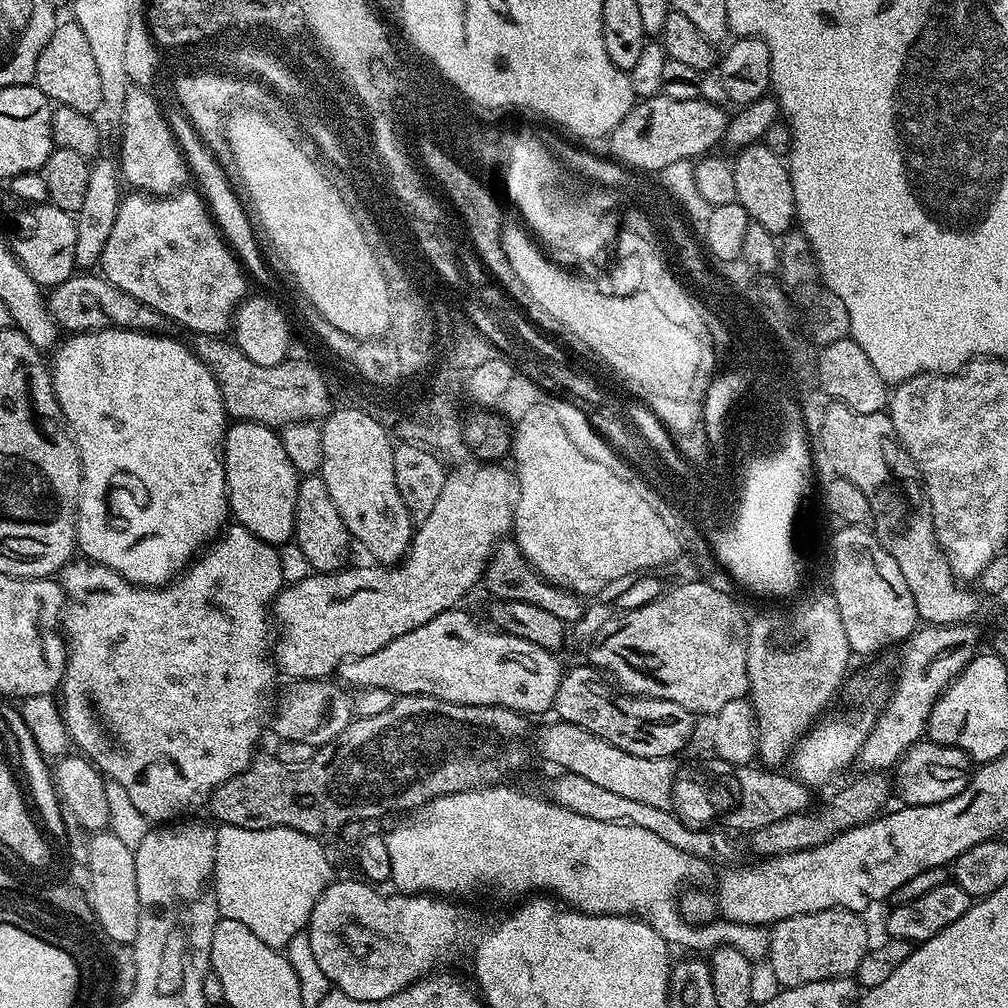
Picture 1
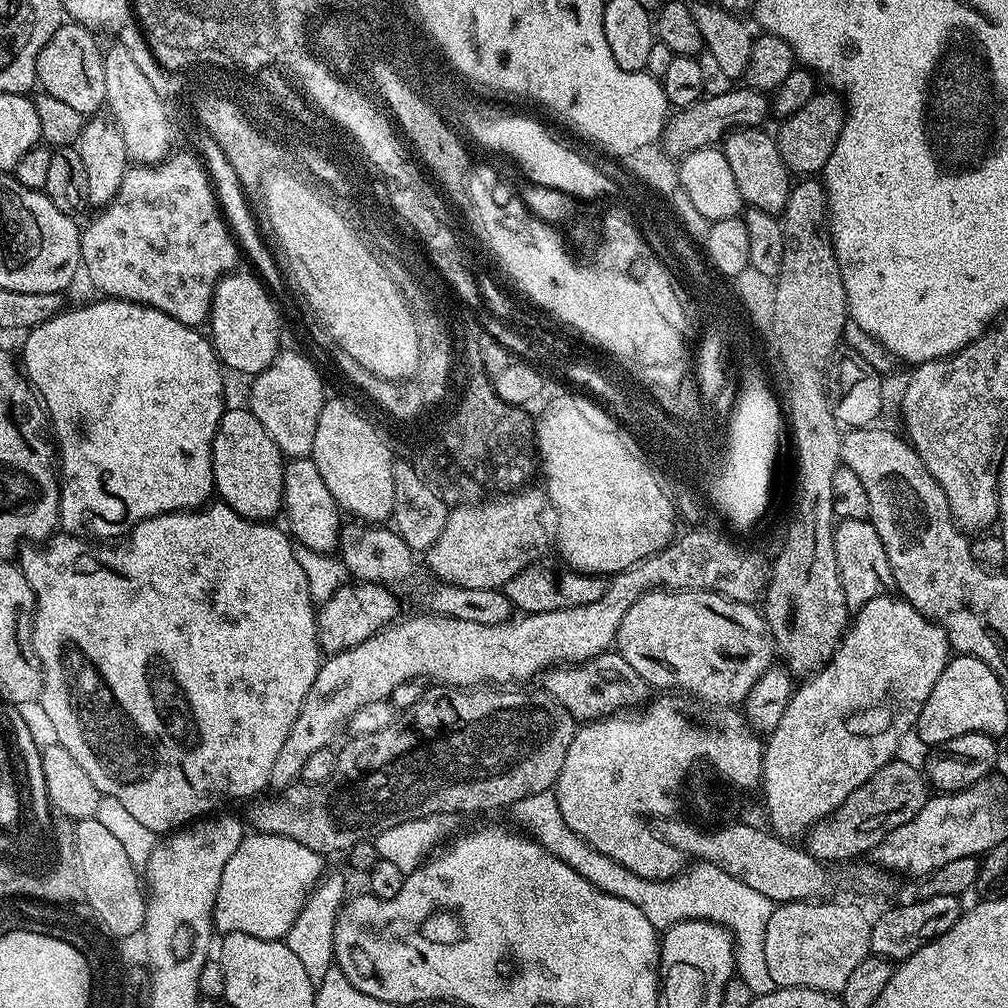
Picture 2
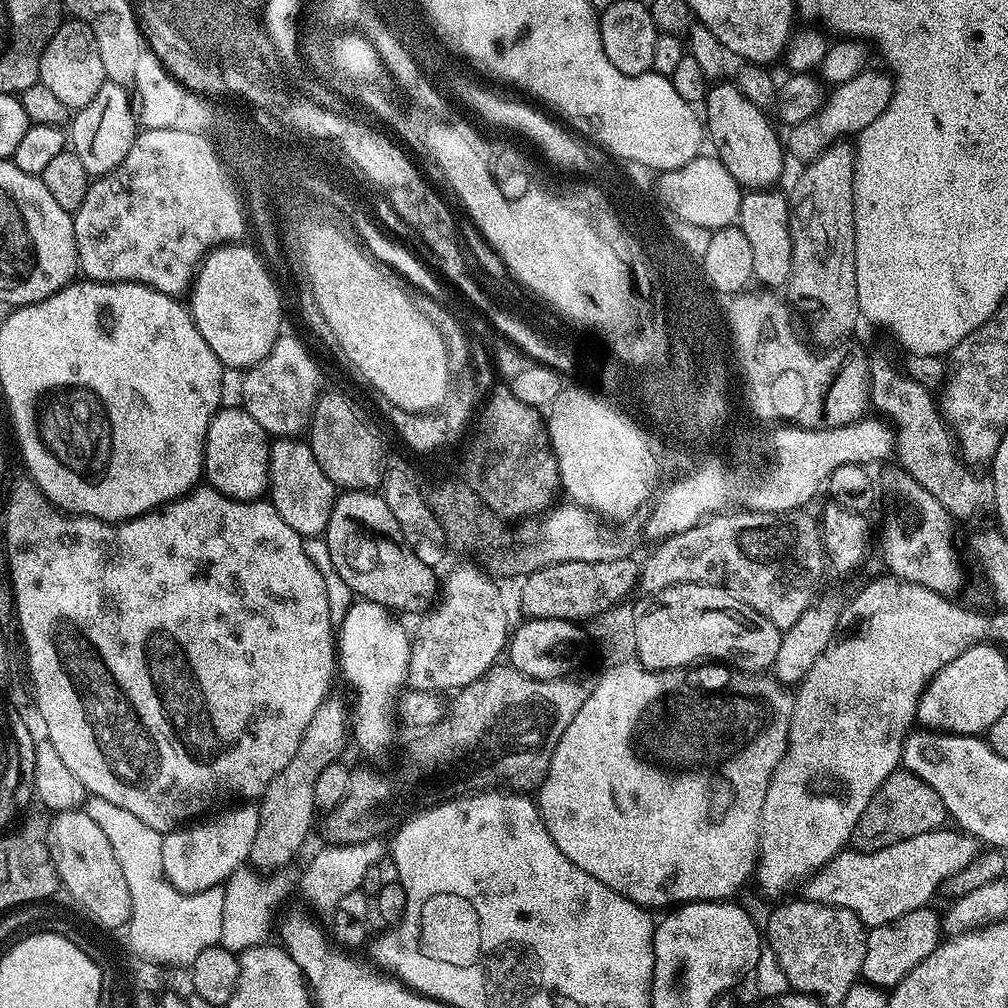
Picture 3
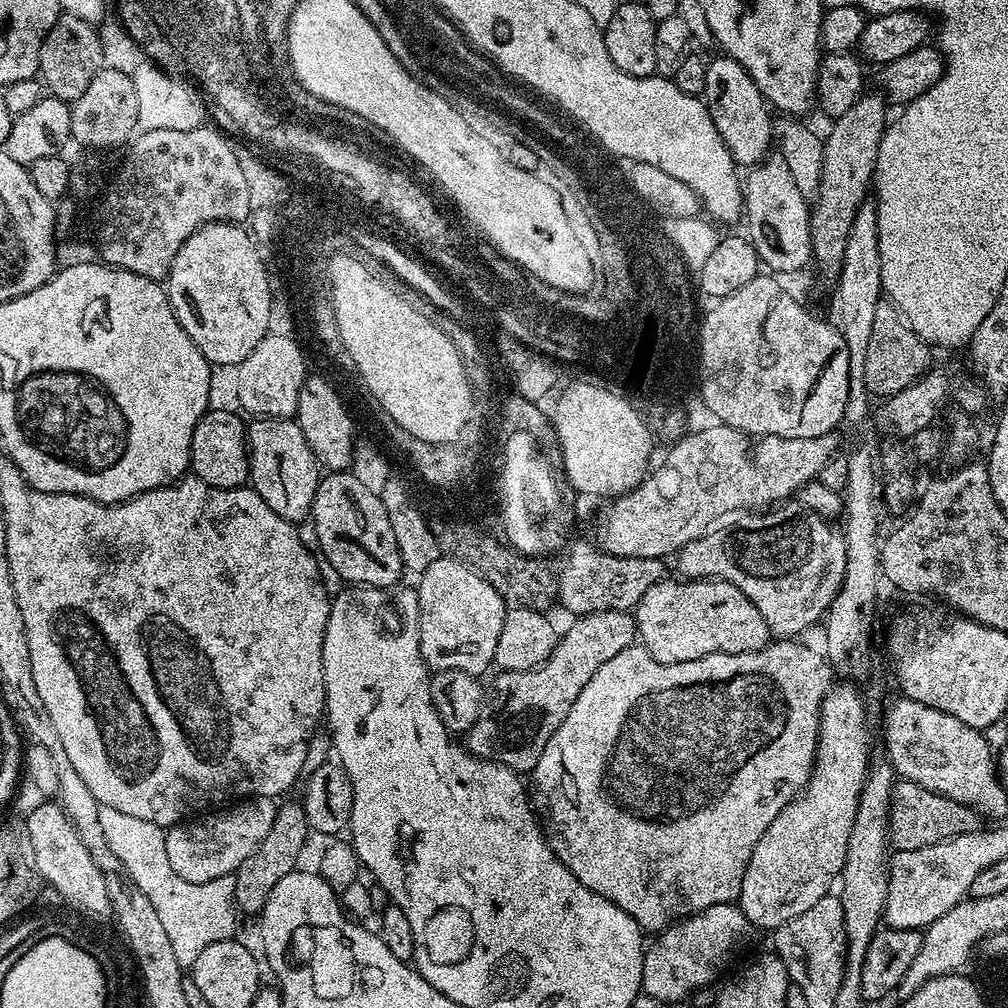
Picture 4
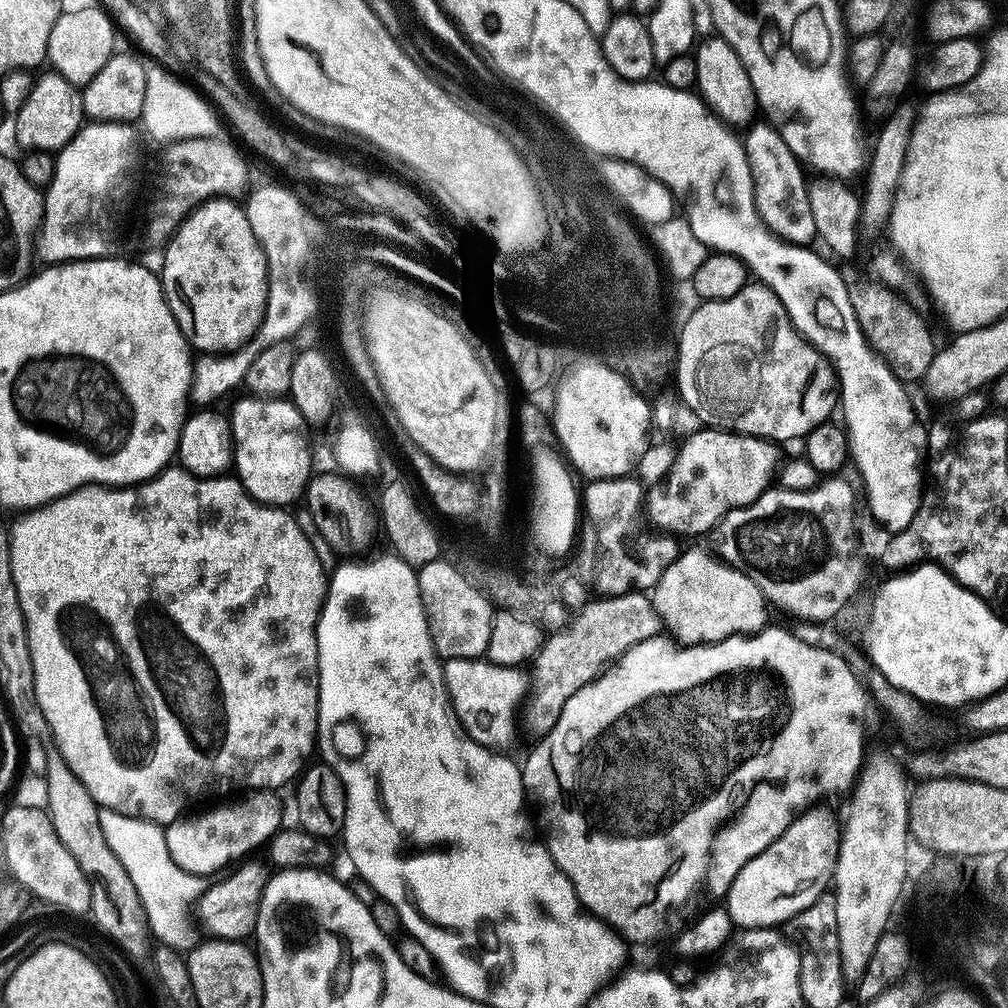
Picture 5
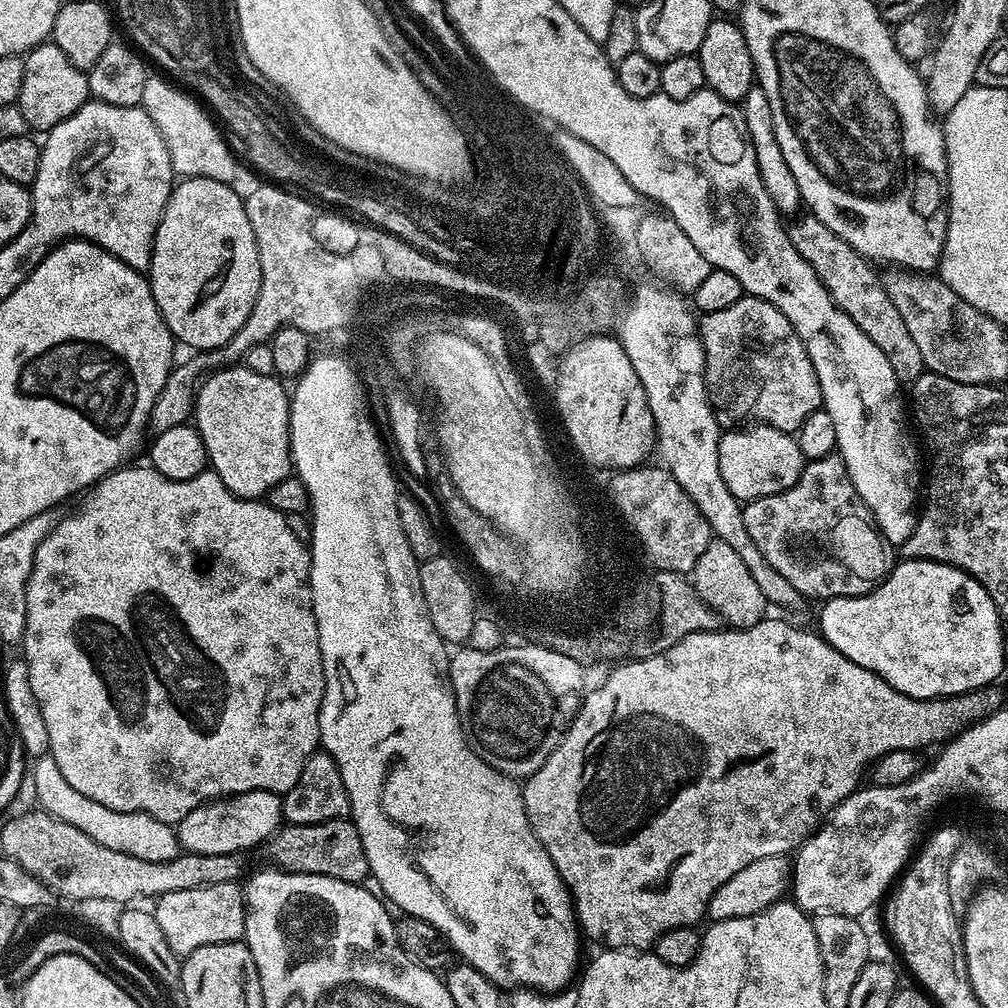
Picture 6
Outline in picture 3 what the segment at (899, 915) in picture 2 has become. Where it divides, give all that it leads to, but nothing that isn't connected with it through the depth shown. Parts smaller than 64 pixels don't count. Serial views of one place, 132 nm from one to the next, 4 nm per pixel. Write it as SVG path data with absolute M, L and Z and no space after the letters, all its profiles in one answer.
M932 906L910 910L889 924L867 929L866 958L862 958L861 977L867 983L891 990L940 945L942 939L942 916Z

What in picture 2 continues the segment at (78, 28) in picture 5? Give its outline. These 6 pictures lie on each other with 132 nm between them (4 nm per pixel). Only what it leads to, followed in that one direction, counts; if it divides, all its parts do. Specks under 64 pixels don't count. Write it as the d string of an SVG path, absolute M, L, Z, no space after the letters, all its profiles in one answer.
M66 22L42 46L36 63L36 78L47 95L66 102L74 110L78 110L85 118L91 117L99 108L106 104L106 79L104 66L104 52L96 45L91 31L75 22Z

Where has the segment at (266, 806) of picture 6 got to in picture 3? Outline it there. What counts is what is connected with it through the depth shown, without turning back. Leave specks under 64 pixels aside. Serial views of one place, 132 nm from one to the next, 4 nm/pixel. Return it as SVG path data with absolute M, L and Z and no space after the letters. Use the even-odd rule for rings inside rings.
M240 802L232 807L236 806L229 812L204 818L209 820L201 819L163 833L160 841L162 866L166 878L178 890L201 892L221 887L229 876L245 867L250 846L254 846L254 834L258 834L260 810L252 802ZM200 822L201 824L196 824Z

